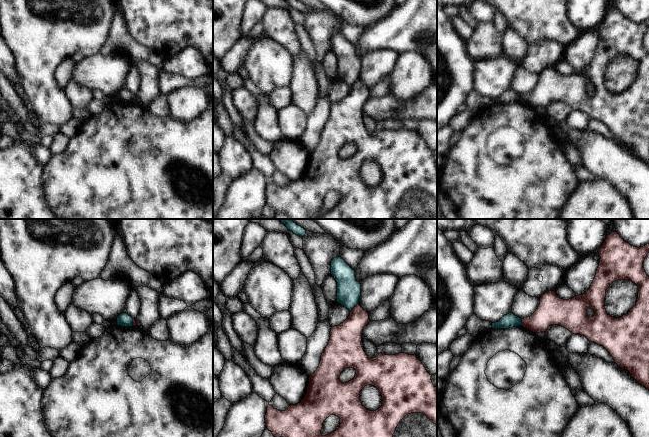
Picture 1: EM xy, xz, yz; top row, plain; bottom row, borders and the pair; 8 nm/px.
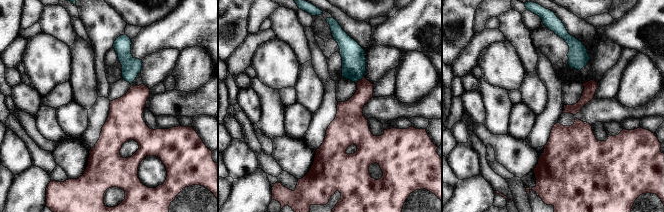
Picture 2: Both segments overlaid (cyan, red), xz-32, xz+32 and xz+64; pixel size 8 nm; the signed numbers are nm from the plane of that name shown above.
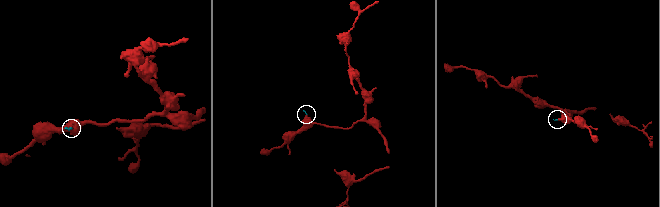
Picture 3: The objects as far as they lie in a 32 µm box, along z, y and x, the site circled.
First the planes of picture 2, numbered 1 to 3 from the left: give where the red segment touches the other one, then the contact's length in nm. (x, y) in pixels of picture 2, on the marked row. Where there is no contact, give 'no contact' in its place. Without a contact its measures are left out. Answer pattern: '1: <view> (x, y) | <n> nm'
1: no contact
2: xz+32 (359, 79) | 80 nm
3: no contact

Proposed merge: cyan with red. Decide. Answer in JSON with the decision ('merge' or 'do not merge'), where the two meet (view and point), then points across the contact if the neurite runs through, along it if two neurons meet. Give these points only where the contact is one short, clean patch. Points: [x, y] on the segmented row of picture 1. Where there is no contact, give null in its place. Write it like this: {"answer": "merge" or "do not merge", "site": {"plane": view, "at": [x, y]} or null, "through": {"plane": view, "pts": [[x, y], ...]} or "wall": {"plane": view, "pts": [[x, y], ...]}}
{"answer": "do not merge", "site": {"plane": "xz", "at": [354, 306]}, "wall": {"plane": "xz", "pts": [[358, 302], [350, 310]]}}

